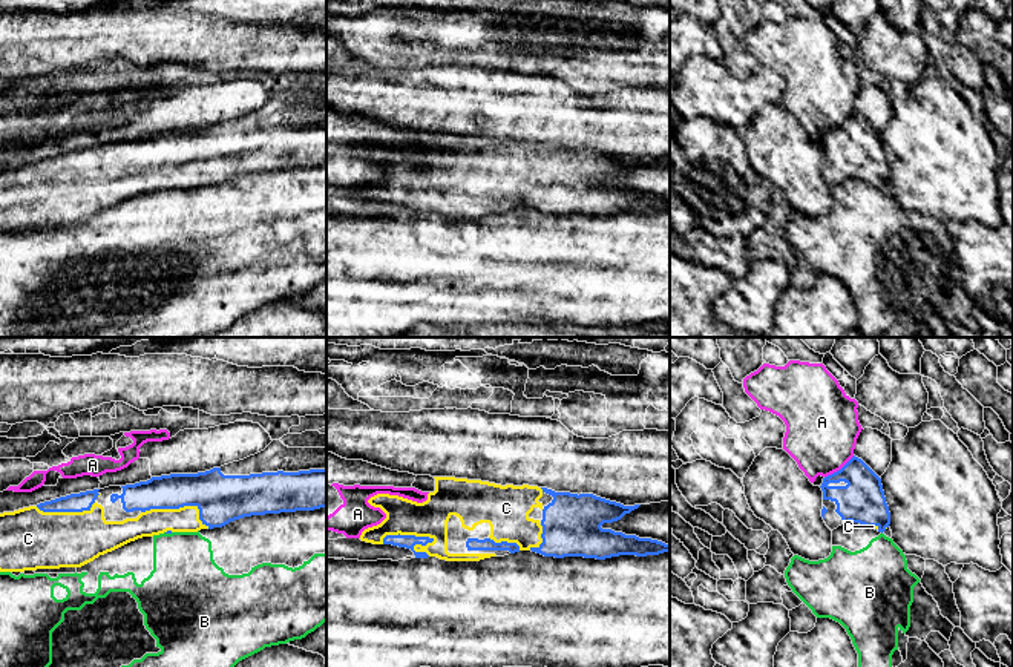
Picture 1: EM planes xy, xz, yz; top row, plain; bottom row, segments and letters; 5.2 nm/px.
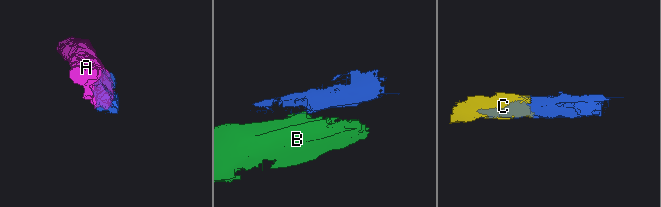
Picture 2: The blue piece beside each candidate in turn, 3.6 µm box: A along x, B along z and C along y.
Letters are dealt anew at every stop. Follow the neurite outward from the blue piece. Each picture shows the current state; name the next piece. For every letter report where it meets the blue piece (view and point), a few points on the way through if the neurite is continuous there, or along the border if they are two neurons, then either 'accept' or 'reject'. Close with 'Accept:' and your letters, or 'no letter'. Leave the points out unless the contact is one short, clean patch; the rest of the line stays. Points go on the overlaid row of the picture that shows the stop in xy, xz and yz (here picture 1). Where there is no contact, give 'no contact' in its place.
A: contact yz (840, 469); reject
B: contact xy (169, 532); border xy (164, 532), (172, 532); reject
C: contact xz (406, 535); accept
Accept: C

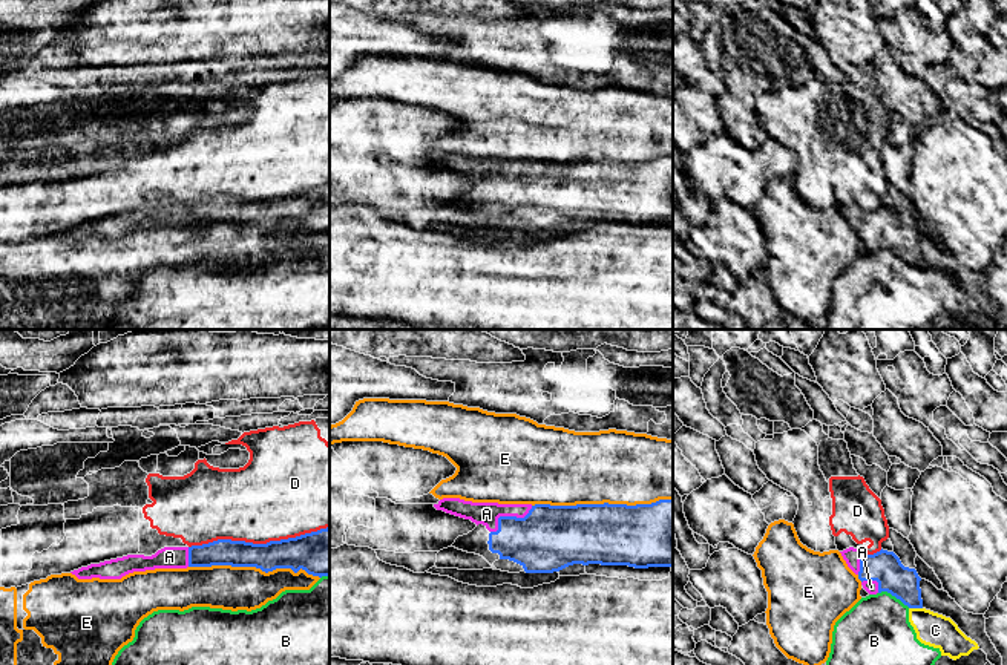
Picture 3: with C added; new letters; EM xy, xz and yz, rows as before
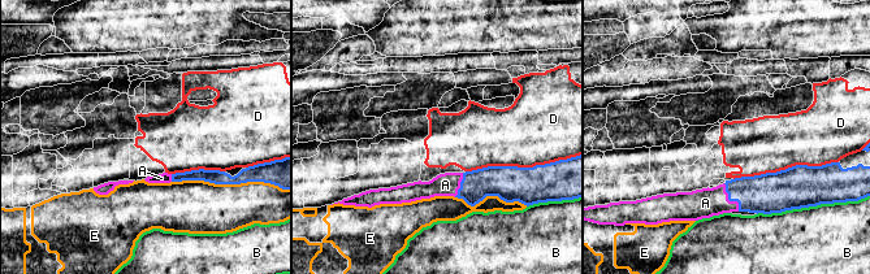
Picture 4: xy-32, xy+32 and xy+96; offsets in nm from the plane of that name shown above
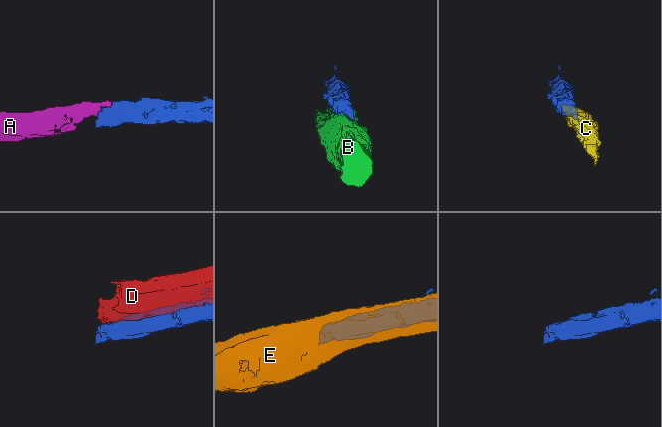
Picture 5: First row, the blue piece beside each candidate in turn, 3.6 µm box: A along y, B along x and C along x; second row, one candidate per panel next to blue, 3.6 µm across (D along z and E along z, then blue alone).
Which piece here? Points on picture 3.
A: contact xz (508, 517); way xz (549, 538), (524, 533), (508, 517), (486, 514); accept
B: contact yz (894, 595); reject
C: contact yz (915, 607); reject
D: contact xy (258, 544); reject
E: contact xz (601, 504); reject
Accept: A

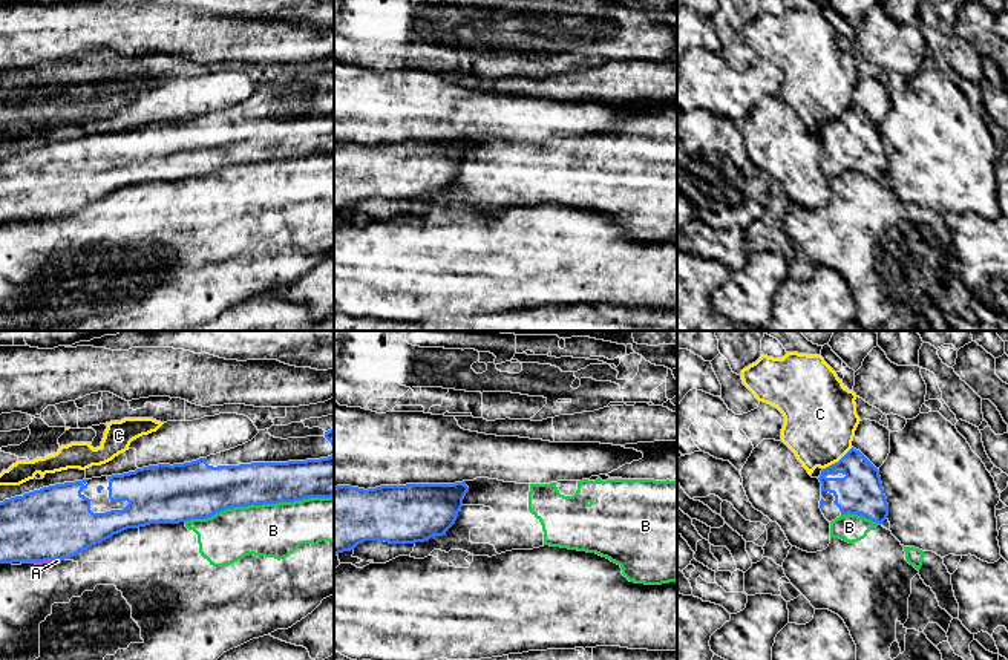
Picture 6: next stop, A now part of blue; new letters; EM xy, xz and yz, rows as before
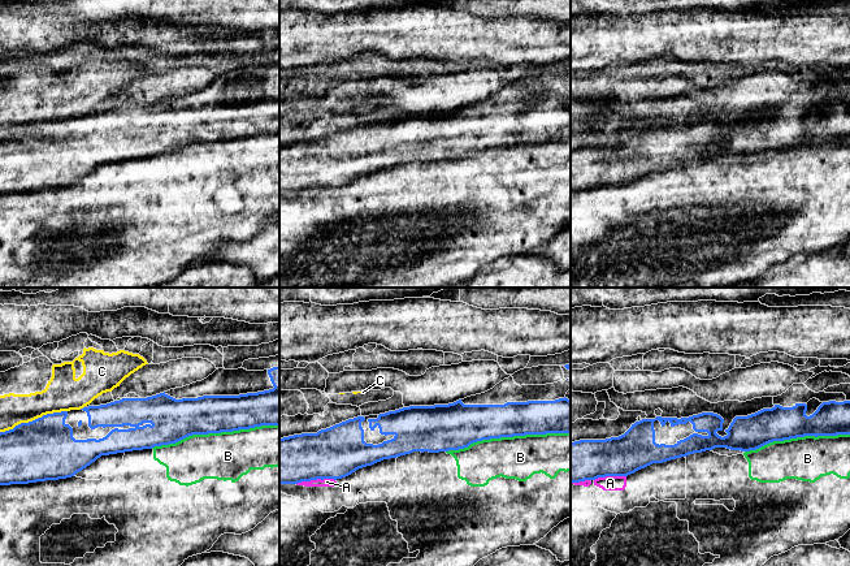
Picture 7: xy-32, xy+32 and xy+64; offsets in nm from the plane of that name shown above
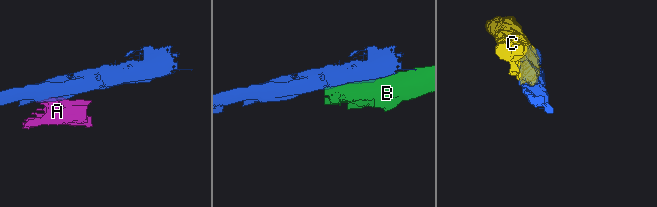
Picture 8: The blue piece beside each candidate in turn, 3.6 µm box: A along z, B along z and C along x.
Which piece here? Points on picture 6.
A: contact xy (42, 561); border xy (62, 559), (22, 562); reject
B: contact xy (259, 504); reject
C: contact yz (838, 461); reject
Accept: no letter

